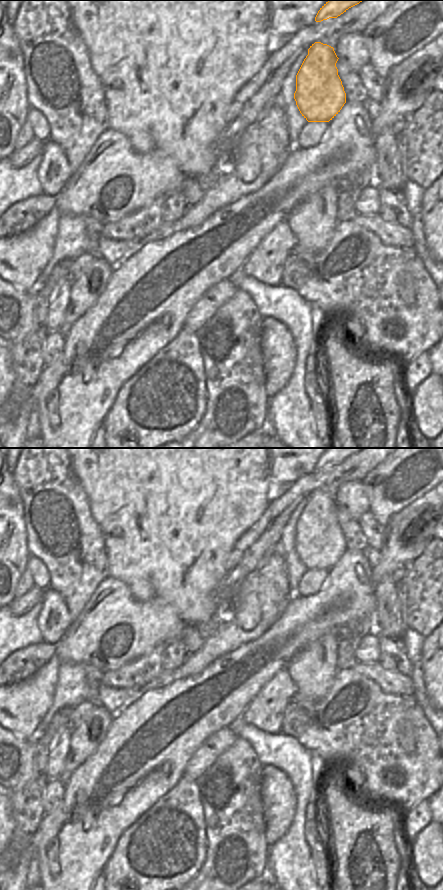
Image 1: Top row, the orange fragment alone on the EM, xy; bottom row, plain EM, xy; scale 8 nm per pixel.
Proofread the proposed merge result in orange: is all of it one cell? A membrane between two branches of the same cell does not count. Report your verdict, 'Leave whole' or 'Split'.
Leave whole

